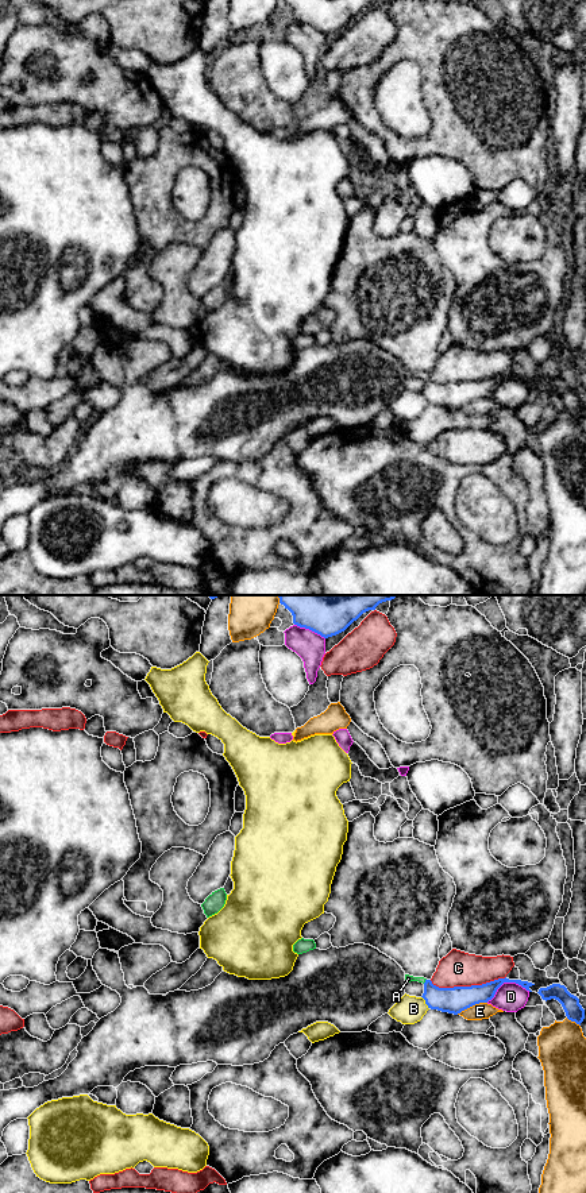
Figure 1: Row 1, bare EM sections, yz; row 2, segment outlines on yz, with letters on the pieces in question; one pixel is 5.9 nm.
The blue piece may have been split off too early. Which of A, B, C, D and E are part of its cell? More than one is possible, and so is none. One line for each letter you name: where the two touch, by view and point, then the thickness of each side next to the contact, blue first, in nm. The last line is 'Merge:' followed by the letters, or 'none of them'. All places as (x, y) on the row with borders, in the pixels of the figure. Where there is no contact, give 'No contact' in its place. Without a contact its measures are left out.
A: Touches blue at yz (425, 981). Thickness 160 nm (blue) against 50 nm
Merge: A

